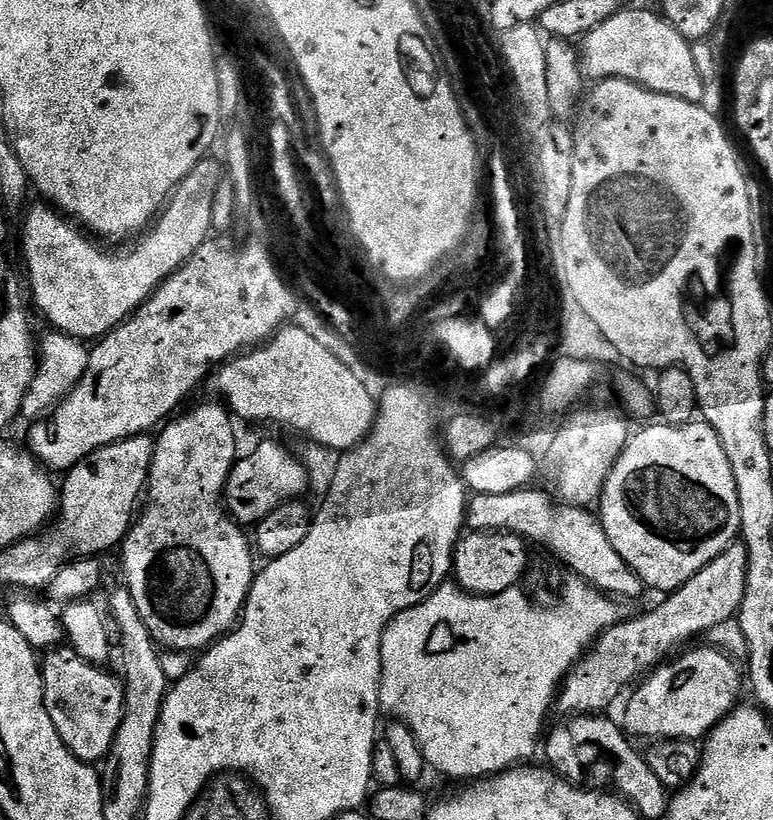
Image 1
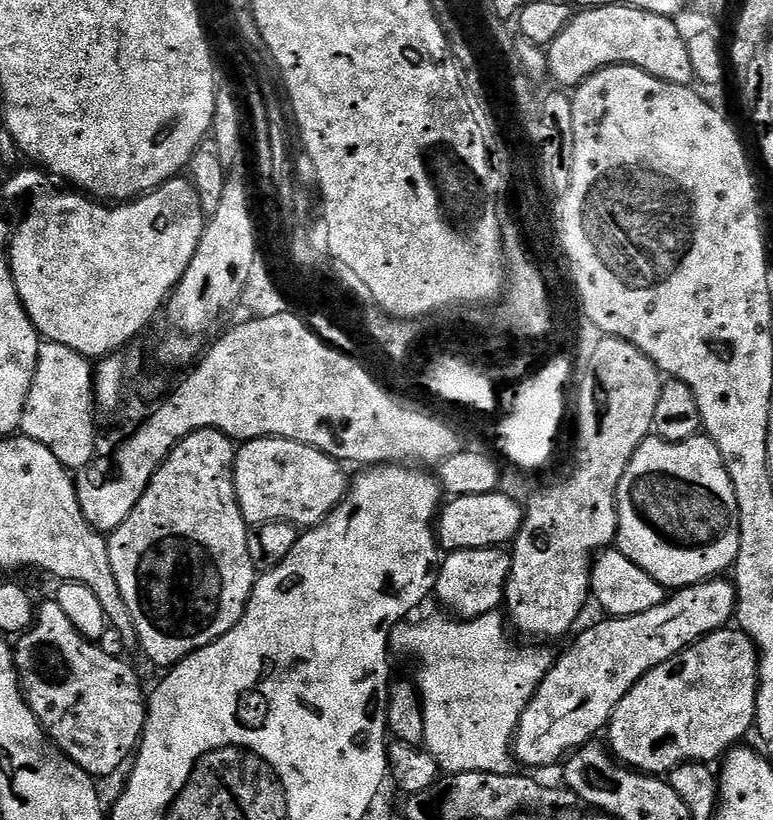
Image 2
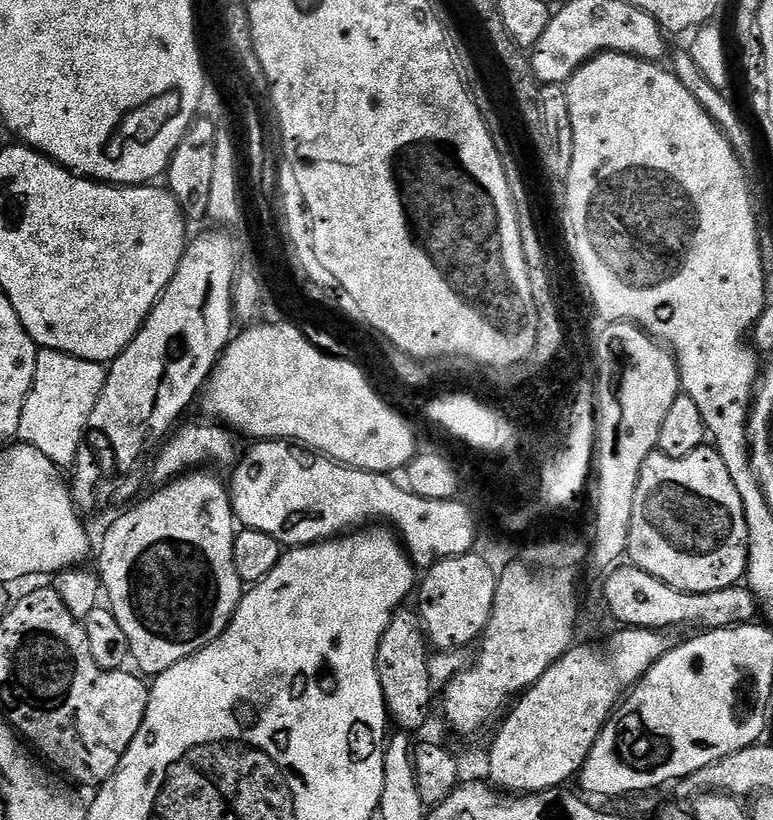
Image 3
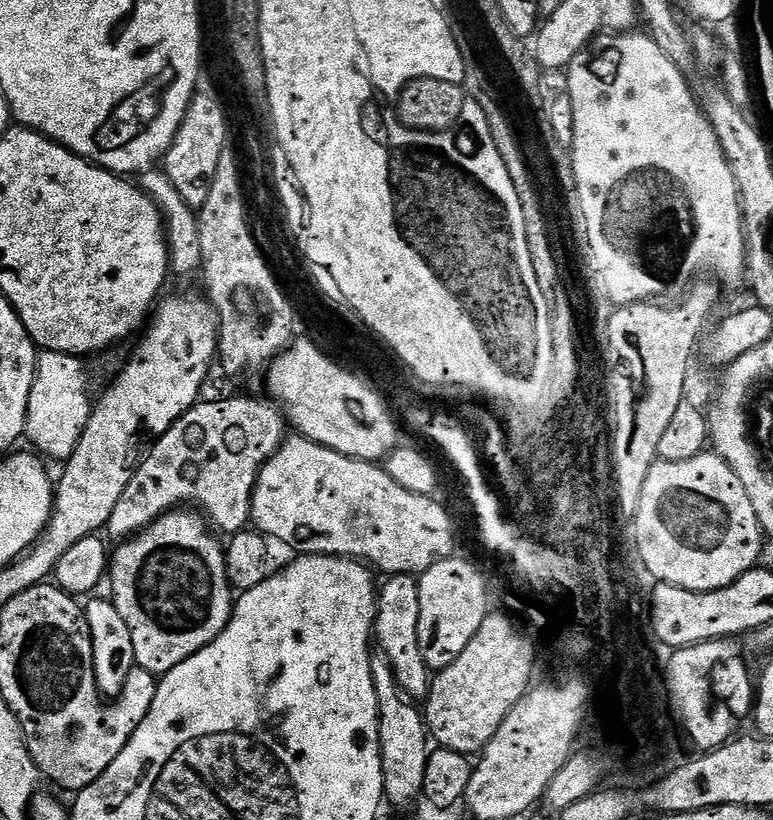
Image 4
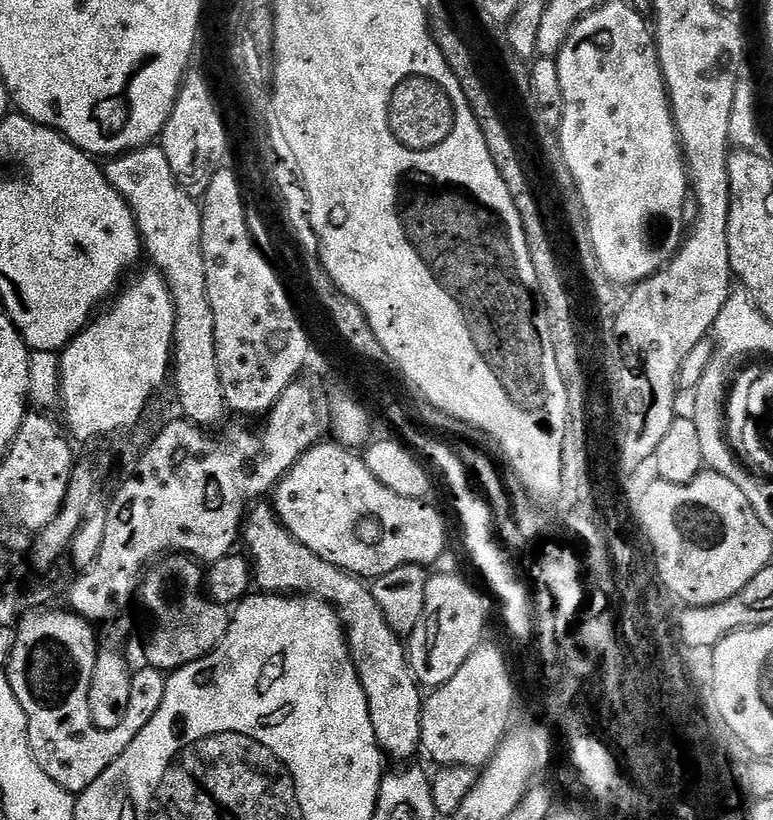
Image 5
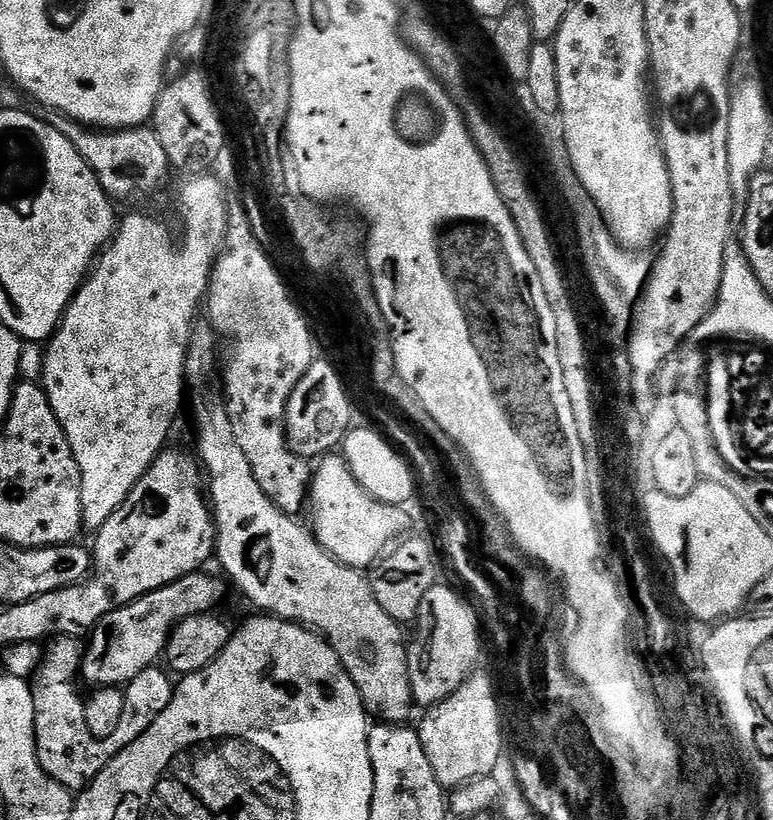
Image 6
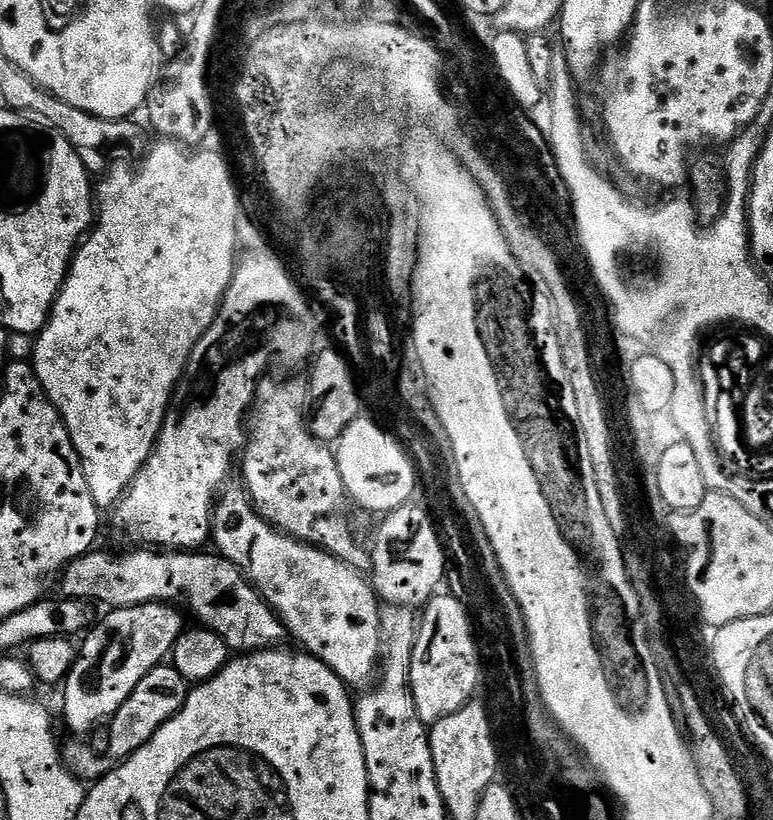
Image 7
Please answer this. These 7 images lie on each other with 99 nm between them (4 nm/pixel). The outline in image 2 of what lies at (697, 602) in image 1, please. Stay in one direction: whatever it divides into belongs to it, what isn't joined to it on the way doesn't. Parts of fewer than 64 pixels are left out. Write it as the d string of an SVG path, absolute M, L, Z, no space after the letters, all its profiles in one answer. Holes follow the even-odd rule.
M717 578L706 580L702 584L692 584L689 588L677 588L654 610L646 614L604 618L601 624L588 628L572 645L568 652L555 657L551 670L538 686L534 698L524 711L524 718L514 741L514 756L525 764L525 769L548 768L551 764L559 765L569 754L584 744L595 741L596 736L605 731L612 717L612 712L627 696L627 692L647 672L686 651L692 644L720 629L727 629L736 614L736 585L731 579Z

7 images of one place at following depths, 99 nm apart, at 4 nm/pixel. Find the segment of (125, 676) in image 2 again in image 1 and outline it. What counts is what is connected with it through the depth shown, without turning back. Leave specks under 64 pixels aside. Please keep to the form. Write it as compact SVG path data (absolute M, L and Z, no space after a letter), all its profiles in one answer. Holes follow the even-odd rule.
M57 646L42 660L44 705L54 722L54 730L66 746L87 764L95 765L107 757L114 746L118 730L124 721L124 681L107 672L107 667L86 662L70 646Z

